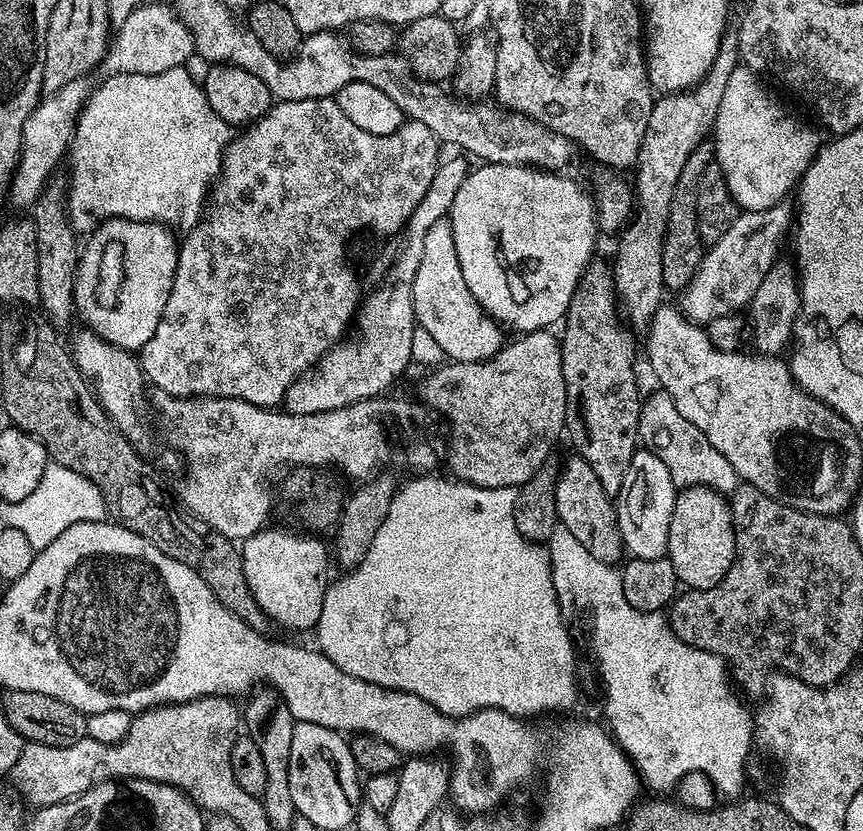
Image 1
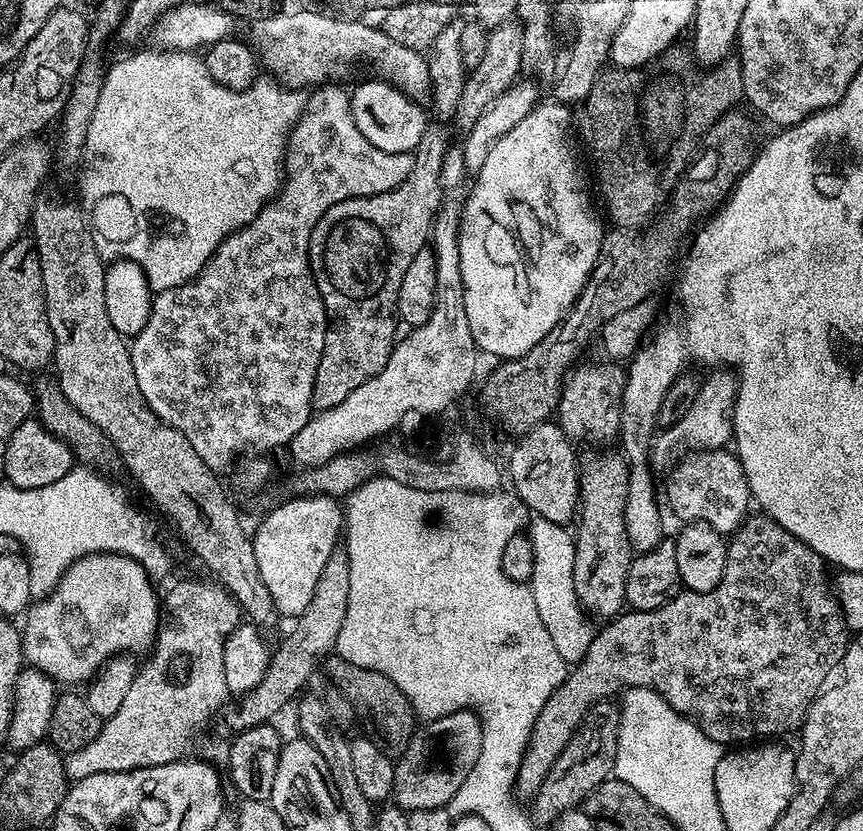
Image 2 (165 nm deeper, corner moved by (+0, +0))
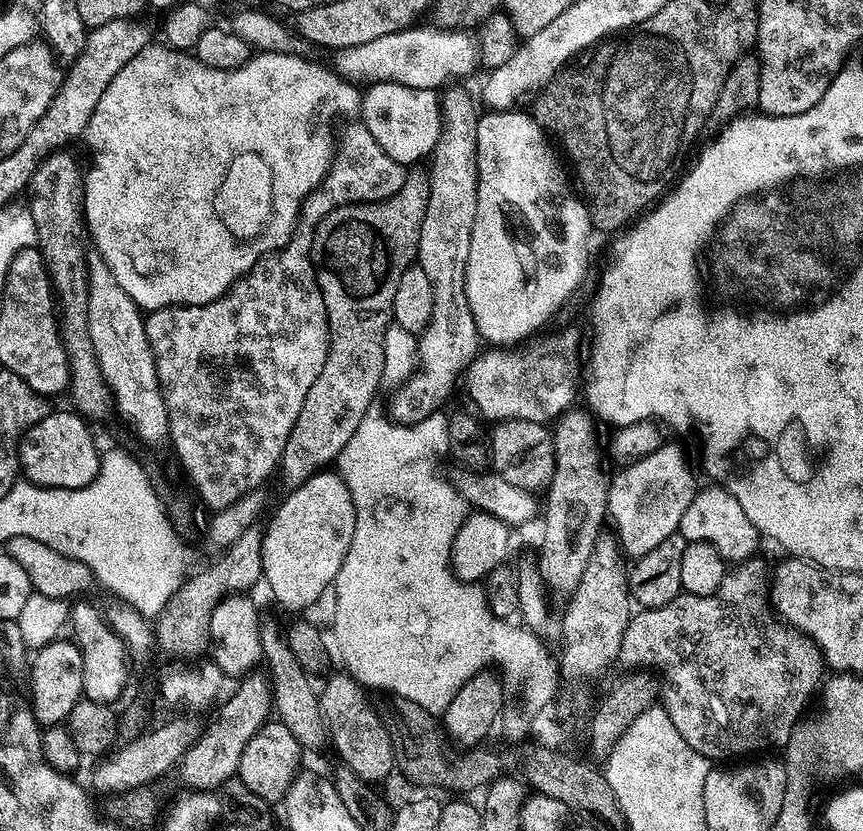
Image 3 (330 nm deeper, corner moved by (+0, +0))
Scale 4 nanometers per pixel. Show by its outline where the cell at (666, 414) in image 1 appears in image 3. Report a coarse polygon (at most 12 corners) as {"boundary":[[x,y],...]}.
{"boundary":[[701,487],[679,535],[743,565],[760,531],[727,488]]}

